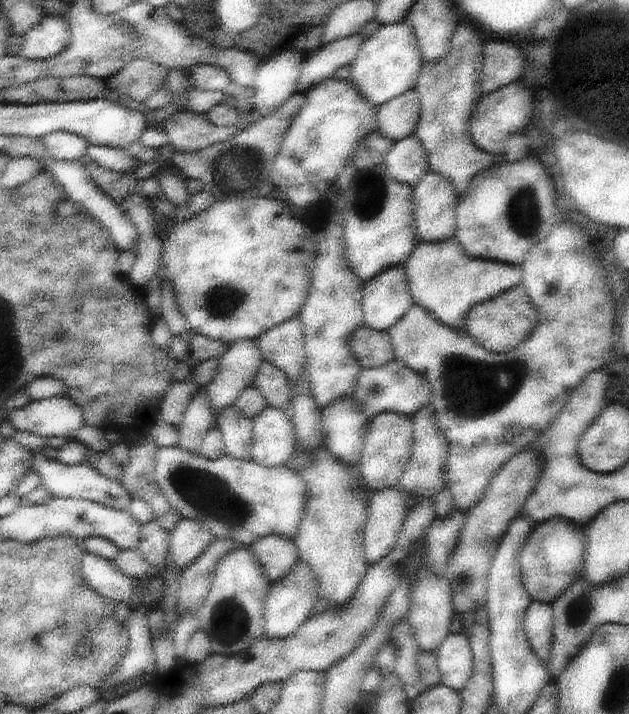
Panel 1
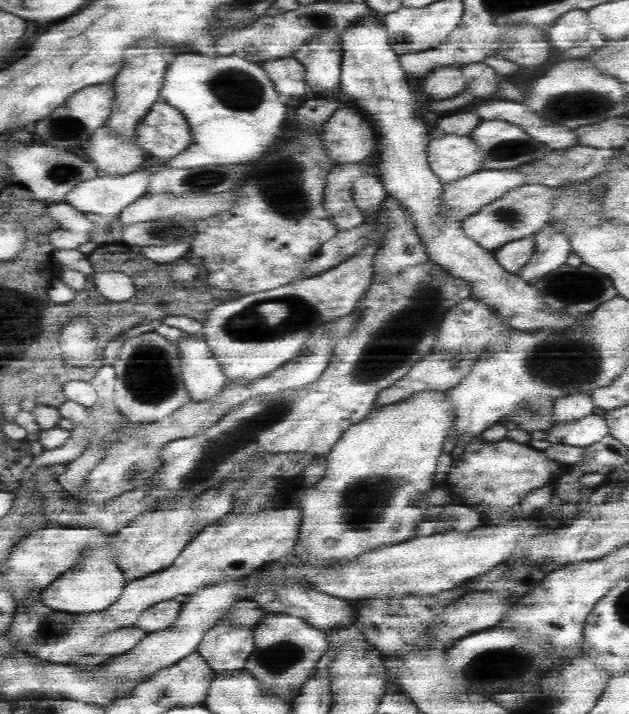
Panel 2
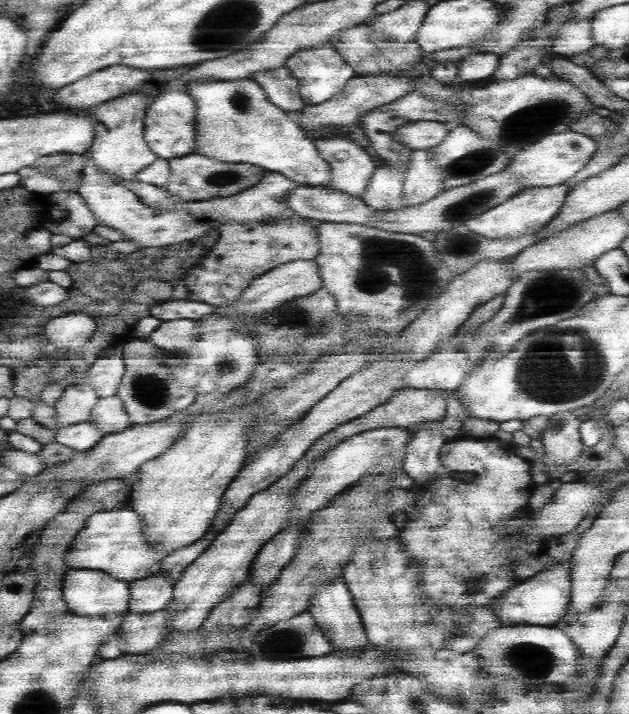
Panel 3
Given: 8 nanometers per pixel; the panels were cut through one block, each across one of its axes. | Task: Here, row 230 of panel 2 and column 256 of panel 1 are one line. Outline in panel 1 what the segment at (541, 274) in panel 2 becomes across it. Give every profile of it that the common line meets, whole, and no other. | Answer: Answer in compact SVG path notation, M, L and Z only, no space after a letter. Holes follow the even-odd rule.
M265 536L251 546L251 552L259 556L263 568L267 570L271 582L285 580L287 574L295 570L301 560L299 546L287 536Z

